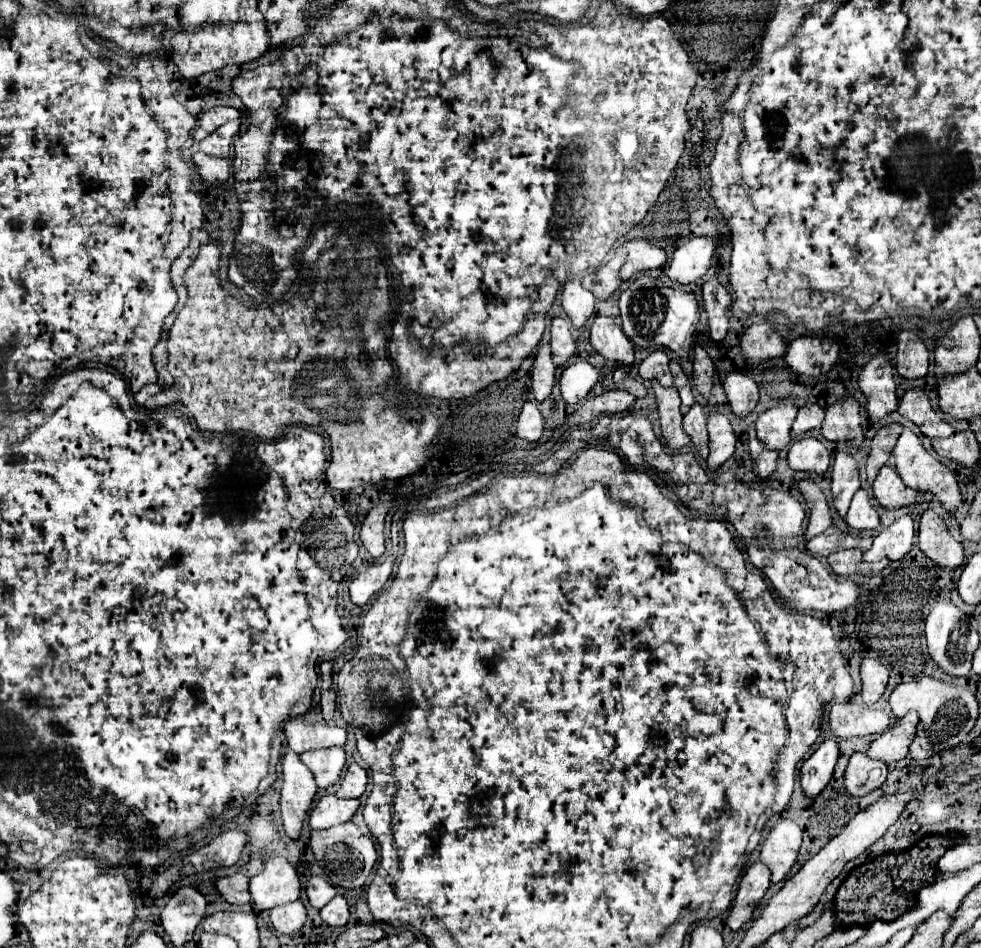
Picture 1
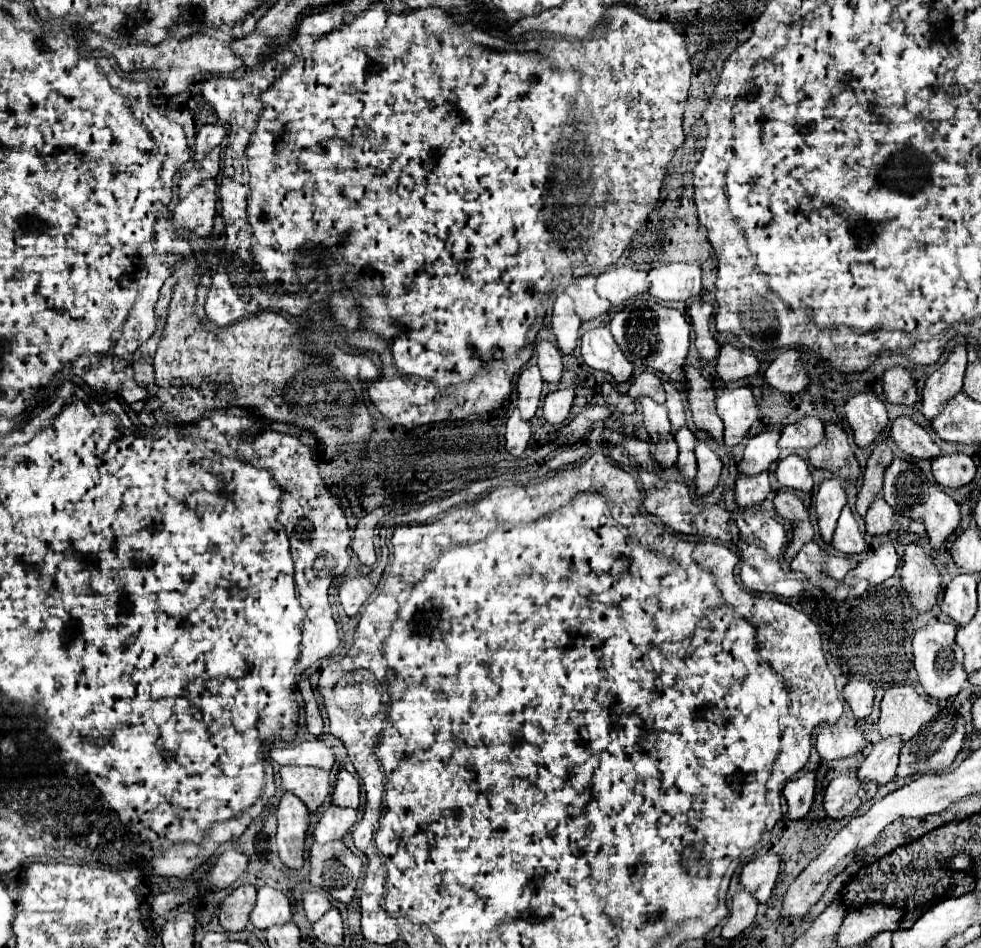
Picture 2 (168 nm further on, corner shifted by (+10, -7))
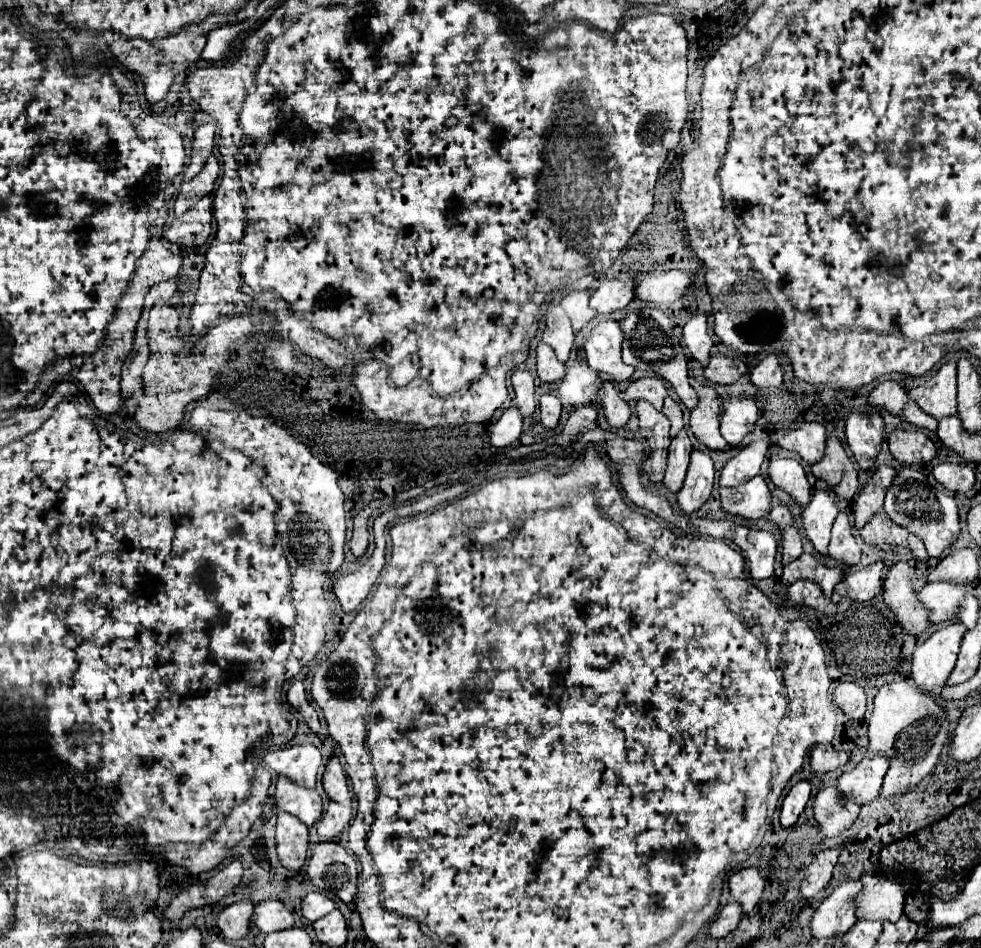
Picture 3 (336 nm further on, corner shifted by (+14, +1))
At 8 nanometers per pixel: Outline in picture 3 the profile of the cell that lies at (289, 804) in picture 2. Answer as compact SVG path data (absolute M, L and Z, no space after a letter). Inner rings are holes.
M279 811L277 813L277 855L285 869L299 871L305 863L309 847L307 825L295 815Z

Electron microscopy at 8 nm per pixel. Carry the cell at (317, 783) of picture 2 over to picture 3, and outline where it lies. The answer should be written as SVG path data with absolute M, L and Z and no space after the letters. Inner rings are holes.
M279 775L277 779L275 801L281 811L293 813L303 823L307 823L307 827L315 825L323 813L323 801L317 789L307 789L303 785L297 785L285 775Z

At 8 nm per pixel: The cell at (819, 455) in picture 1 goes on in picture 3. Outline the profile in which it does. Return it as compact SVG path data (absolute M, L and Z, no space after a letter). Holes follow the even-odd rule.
M773 459L769 465L771 481L785 489L797 503L807 505L811 497L811 487L807 483L805 471L799 461L795 459Z

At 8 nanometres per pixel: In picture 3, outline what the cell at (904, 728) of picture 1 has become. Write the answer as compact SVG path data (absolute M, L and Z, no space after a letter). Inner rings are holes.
M885 755L863 757L863 761L855 769L839 777L837 787L843 795L857 799L859 805L871 803L881 791L887 767L889 767L889 759Z

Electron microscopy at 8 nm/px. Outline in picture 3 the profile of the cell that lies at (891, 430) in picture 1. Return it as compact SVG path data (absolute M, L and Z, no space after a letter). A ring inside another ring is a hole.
M879 465L869 481L865 483L863 491L859 493L859 497L855 499L853 503L853 517L855 517L855 527L861 529L873 513L877 511L883 511L883 497L885 497L885 491L889 487L889 483L893 481L893 467L889 465Z

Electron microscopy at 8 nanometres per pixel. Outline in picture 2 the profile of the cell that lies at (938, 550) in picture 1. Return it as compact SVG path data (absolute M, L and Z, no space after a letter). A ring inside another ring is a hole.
M911 543L903 555L901 585L907 591L915 613L927 613L935 607L941 591L941 573L919 543Z

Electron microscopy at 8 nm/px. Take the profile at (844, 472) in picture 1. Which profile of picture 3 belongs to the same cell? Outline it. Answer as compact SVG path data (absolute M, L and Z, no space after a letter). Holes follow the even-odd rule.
M817 489L811 497L811 503L803 511L805 533L811 539L815 551L821 555L827 555L831 525L833 525L837 513L839 513L839 509L837 509L829 489Z

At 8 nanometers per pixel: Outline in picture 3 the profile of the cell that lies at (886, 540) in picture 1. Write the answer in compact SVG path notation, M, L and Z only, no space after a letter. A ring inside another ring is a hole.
M883 559L871 565L853 565L849 573L845 575L847 587L849 587L847 595L857 601L865 601L865 599L879 595L883 587L883 577L881 577L883 565L885 565Z

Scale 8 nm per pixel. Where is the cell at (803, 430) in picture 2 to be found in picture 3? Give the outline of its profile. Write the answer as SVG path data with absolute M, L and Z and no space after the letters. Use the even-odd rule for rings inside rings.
M805 421L797 429L781 433L775 445L799 453L807 463L815 463L825 449L825 427L819 421Z

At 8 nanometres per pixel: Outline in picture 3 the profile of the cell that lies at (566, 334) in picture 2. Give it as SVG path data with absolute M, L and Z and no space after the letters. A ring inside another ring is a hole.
M555 303L555 305L547 311L547 327L545 327L545 331L543 331L543 341L549 343L549 345L555 349L557 357L565 363L567 357L569 357L573 339L575 339L575 333L573 333L571 321L569 321L569 317L565 315L565 311L561 309L561 305Z

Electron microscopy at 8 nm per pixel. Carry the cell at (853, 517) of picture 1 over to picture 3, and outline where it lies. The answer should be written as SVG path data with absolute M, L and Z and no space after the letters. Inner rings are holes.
M839 513L837 519L835 519L835 523L833 523L831 543L829 543L829 555L833 559L837 559L839 563L845 563L845 565L859 563L861 549L859 549L857 539L853 537L853 529L851 529L847 513Z

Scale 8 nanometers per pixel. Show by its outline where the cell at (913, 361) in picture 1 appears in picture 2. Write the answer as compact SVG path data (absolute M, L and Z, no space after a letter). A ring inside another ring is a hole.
M893 367L883 375L885 399L893 405L917 405L917 389L911 375L903 367Z

